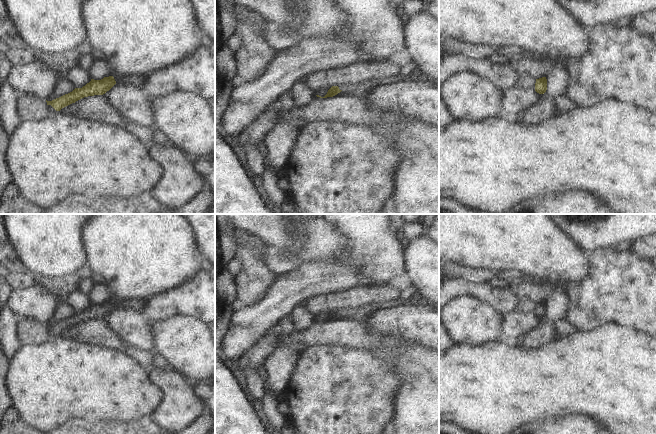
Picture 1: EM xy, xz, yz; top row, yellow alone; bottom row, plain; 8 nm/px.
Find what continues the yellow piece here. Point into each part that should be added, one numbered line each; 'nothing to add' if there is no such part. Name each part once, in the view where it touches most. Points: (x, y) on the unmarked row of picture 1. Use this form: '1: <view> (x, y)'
nothing to add

